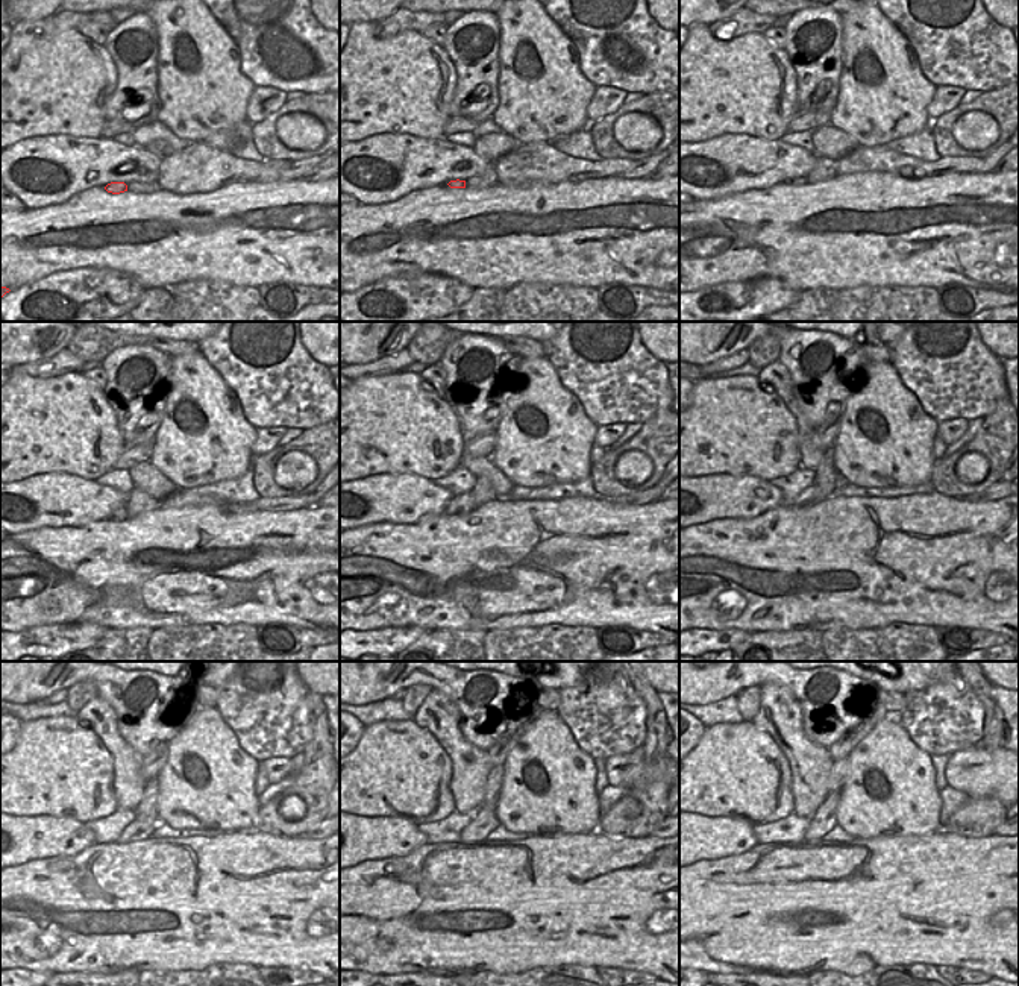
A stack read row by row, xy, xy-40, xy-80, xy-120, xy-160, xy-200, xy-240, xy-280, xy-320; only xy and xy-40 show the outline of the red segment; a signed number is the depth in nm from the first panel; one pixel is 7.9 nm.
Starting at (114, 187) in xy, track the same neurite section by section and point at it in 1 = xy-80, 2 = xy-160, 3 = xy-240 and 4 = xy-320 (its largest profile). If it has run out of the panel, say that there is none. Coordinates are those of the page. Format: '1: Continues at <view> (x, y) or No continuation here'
1: Continues at xy-80 (801, 181)
2: Continues at xy-160 (463, 504)
3: Continues at xy-240 (138, 830)
4: Continues at xy-320 (824, 819).

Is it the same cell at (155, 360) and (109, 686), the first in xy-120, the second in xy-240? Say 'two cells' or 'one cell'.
one cell

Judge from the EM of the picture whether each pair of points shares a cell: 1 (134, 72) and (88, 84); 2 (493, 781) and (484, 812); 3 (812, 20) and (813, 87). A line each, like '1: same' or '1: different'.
1: different
2: different
3: same

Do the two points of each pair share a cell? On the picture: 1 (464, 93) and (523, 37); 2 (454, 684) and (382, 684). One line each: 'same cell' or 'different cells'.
1: different cells
2: same cell

